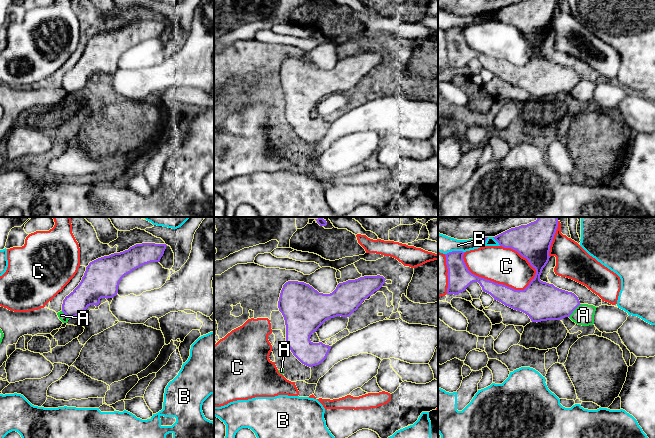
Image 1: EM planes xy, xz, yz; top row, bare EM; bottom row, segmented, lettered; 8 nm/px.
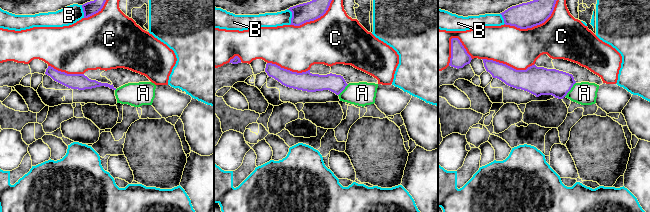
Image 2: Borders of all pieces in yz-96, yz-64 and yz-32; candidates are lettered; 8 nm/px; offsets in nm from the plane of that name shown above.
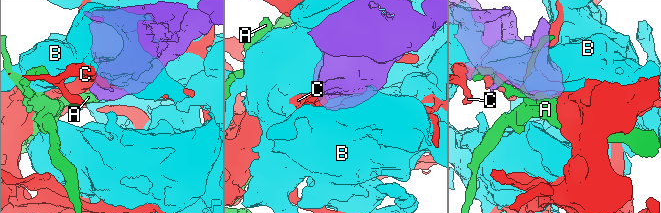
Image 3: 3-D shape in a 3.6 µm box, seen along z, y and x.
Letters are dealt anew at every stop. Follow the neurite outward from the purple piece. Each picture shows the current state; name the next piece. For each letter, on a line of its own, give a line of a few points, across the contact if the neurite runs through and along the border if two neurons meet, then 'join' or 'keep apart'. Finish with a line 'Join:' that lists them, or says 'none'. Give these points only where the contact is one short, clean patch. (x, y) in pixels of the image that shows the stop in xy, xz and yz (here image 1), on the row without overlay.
A: line yz (581, 80), (569, 93); keep apart
B: keep apart
C: keep apart
Join: none

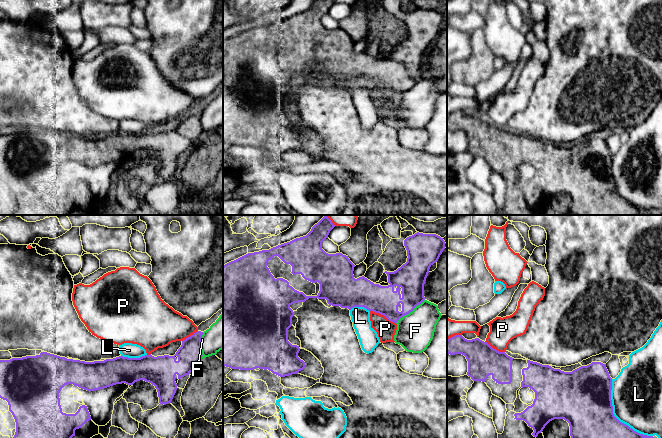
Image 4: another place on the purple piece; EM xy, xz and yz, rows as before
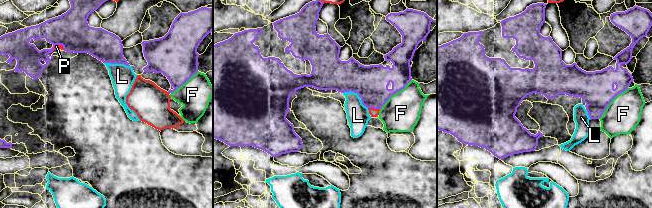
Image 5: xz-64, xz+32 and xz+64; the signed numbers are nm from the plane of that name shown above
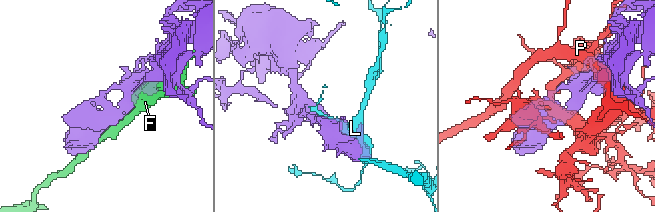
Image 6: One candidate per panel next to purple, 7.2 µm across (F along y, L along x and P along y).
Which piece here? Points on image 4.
F: keep apart
L: keep apart
P: keep apart
Join: none

